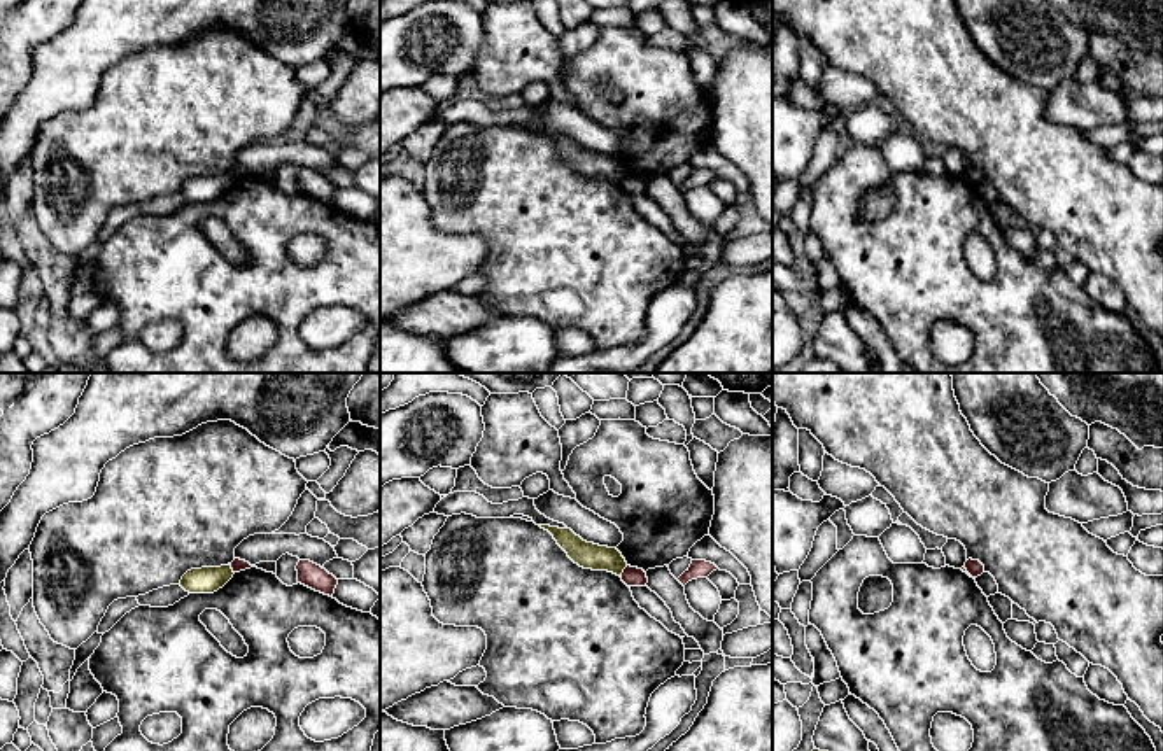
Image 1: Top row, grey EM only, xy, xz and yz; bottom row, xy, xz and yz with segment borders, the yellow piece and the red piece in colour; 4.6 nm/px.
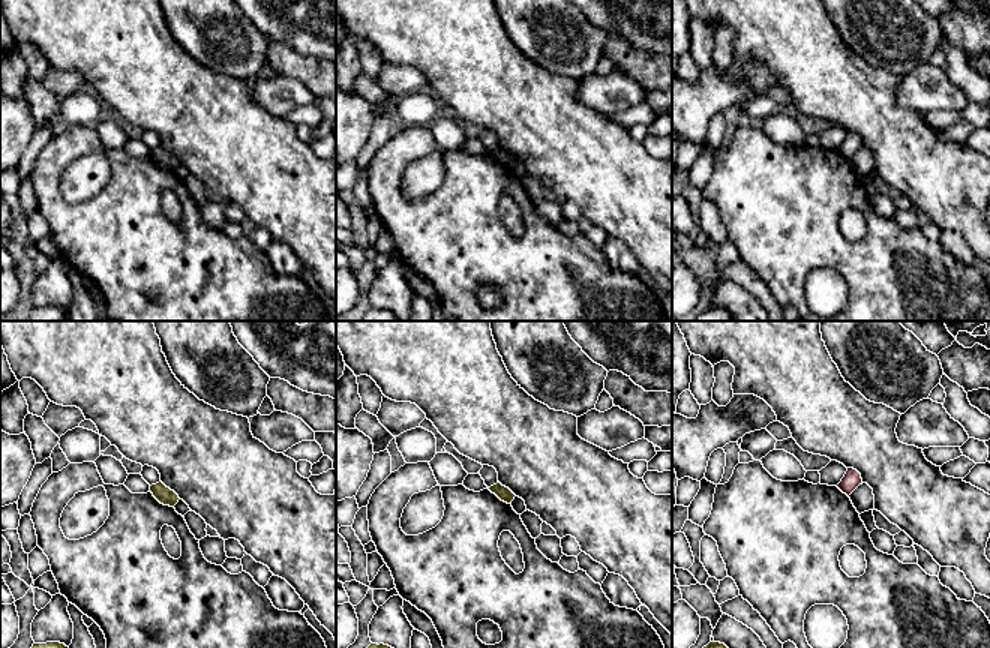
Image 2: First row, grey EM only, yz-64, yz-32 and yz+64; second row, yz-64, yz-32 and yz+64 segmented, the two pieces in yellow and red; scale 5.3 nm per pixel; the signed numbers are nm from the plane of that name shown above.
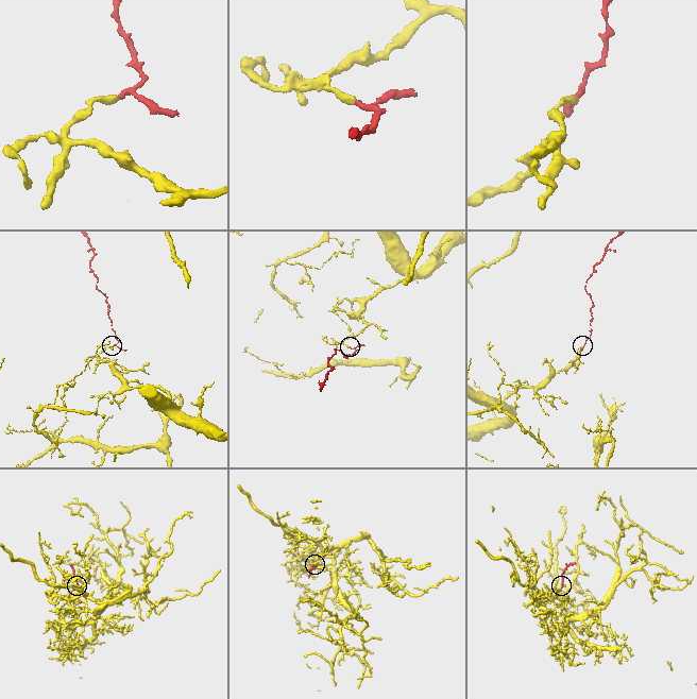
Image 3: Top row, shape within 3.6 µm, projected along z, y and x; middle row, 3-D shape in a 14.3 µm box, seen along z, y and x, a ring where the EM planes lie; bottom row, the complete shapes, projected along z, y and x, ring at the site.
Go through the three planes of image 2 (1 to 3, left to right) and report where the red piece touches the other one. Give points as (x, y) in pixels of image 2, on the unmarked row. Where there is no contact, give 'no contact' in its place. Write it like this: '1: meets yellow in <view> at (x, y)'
1: no contact
2: no contact
3: no contact

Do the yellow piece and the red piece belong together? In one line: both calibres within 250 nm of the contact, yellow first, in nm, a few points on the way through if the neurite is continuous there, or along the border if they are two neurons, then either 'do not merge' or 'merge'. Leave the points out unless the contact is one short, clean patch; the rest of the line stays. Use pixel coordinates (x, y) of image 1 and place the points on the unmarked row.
calibres 120 and 90 nm; border xz (627, 174), (620, 184); do not merge

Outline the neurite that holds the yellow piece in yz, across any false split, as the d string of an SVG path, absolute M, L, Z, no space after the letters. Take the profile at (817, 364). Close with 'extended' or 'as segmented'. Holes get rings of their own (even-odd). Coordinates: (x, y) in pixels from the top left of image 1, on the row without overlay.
M813 357L802 373L844 373L834 361Z; as segmented

